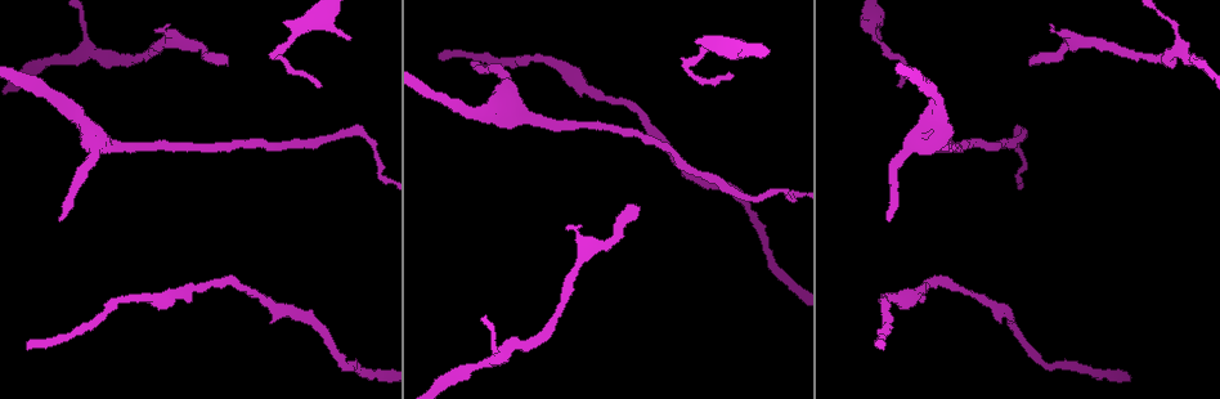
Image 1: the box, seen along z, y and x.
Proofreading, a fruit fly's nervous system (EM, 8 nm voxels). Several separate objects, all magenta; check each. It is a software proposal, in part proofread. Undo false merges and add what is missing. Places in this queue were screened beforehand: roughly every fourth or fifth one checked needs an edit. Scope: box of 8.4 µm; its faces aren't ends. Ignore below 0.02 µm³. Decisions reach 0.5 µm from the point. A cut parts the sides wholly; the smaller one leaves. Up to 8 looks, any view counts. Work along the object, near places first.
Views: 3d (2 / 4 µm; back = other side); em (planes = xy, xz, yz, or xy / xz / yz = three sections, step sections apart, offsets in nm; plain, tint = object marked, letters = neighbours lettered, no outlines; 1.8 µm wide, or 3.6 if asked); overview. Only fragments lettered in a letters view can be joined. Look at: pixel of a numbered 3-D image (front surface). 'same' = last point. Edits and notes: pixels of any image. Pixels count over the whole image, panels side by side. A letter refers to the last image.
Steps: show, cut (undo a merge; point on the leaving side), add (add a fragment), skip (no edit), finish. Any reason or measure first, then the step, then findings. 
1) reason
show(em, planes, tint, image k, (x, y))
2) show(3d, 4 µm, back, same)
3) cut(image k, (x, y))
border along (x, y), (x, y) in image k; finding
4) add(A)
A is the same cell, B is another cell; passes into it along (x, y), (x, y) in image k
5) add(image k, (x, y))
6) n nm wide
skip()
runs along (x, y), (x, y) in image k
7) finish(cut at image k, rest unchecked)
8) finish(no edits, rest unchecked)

branch stops here
show(em, 3.6 µm, planes, letters, image 1, (887, 220))

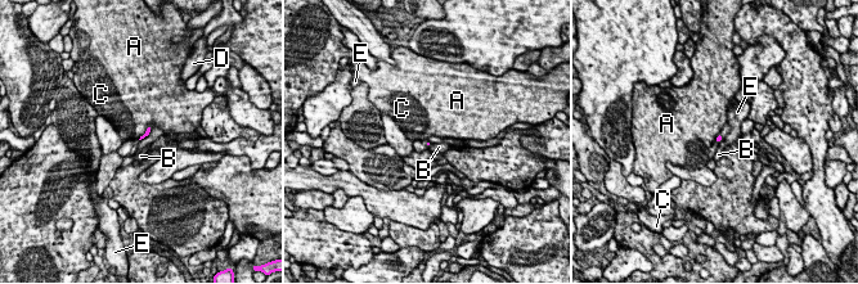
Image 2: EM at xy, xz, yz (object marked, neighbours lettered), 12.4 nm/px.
skip()
A, B, C, D and E are other cells; border along (151, 125), (138, 139) in image 2; none of them fits

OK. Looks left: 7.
an open end
show(3d, 2 µm, image 1, (225, 62))

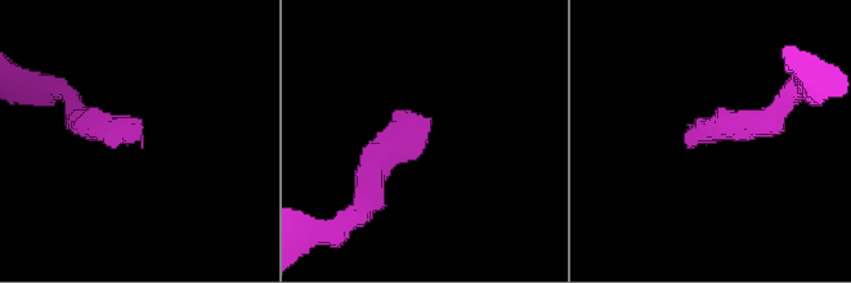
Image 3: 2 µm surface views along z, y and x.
show(em, planes, letters, image 3, (696, 145))

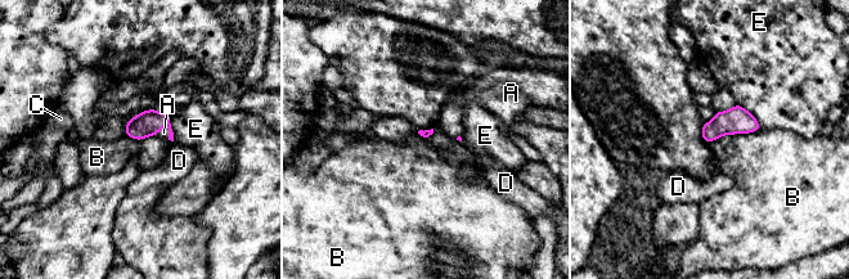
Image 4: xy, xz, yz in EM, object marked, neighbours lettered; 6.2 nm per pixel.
B touches over 340 nm
add(A)
A is the same cell, B, C, D and E are other cells; passes into it along (147, 124), (161, 127), (164, 133) in image 4; it goes on there

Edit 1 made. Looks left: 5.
abrupt turn
show(em, planes, plain, image 1, (364, 134))

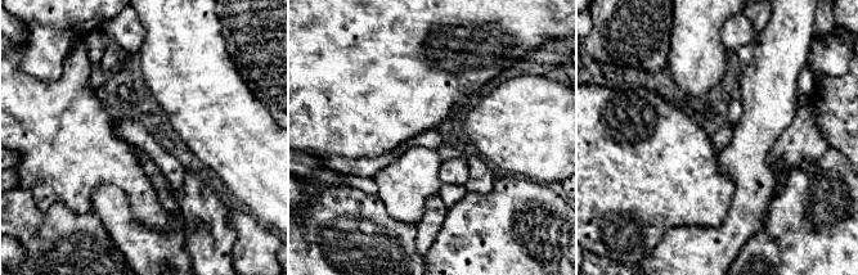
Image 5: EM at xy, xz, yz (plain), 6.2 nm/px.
where the object lies
show(em, planes, tint, same)

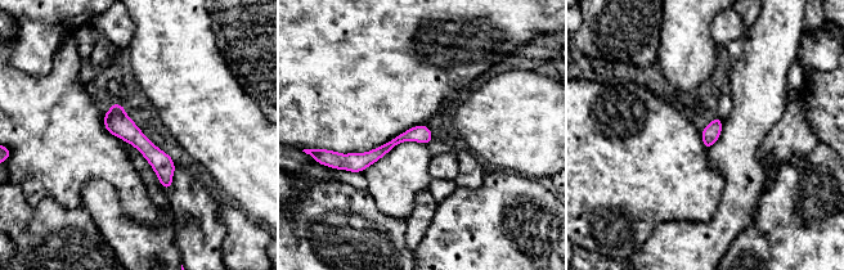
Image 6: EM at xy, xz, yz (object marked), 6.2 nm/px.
see the neighbours
show(em, planes, letters, same)

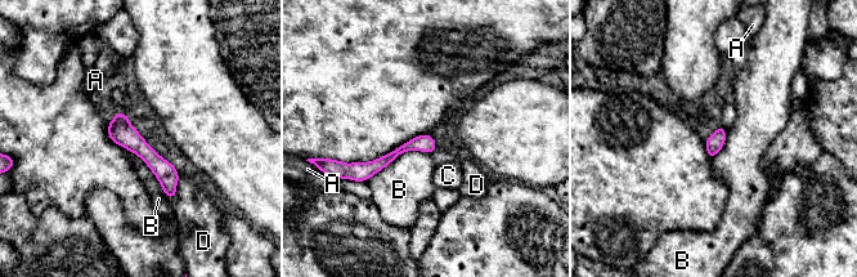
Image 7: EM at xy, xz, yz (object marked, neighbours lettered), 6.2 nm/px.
skip()
A, B, C and D are other cells; continuous, no second neuron

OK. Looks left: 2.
calibre changes
show(3d, 4 µm, image 1, (308, 23))

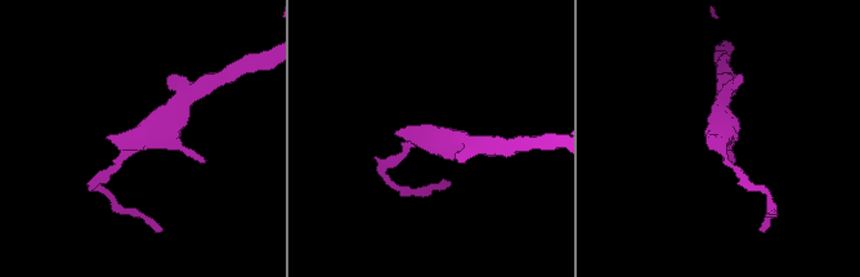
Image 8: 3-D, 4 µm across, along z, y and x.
show(em, planes, letters, image 8, (429, 140))

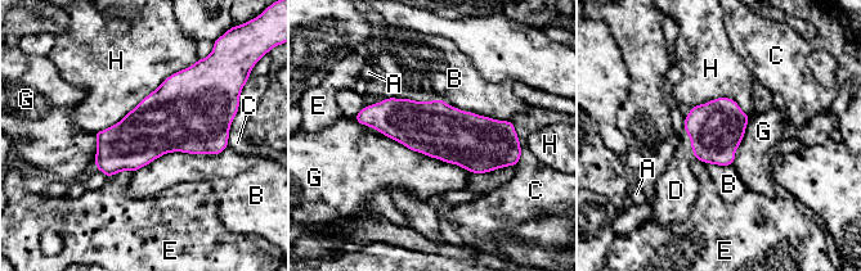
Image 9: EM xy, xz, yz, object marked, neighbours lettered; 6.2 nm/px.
G touches over 800 nm
add(D)
D is the same cell, A, B, C, E, G and H are other cells; passes into it along (716, 129), (693, 150), (677, 186) in image 9; it goes on there

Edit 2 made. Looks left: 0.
finish(add at image 4, add at image 9, rest unchecked)

